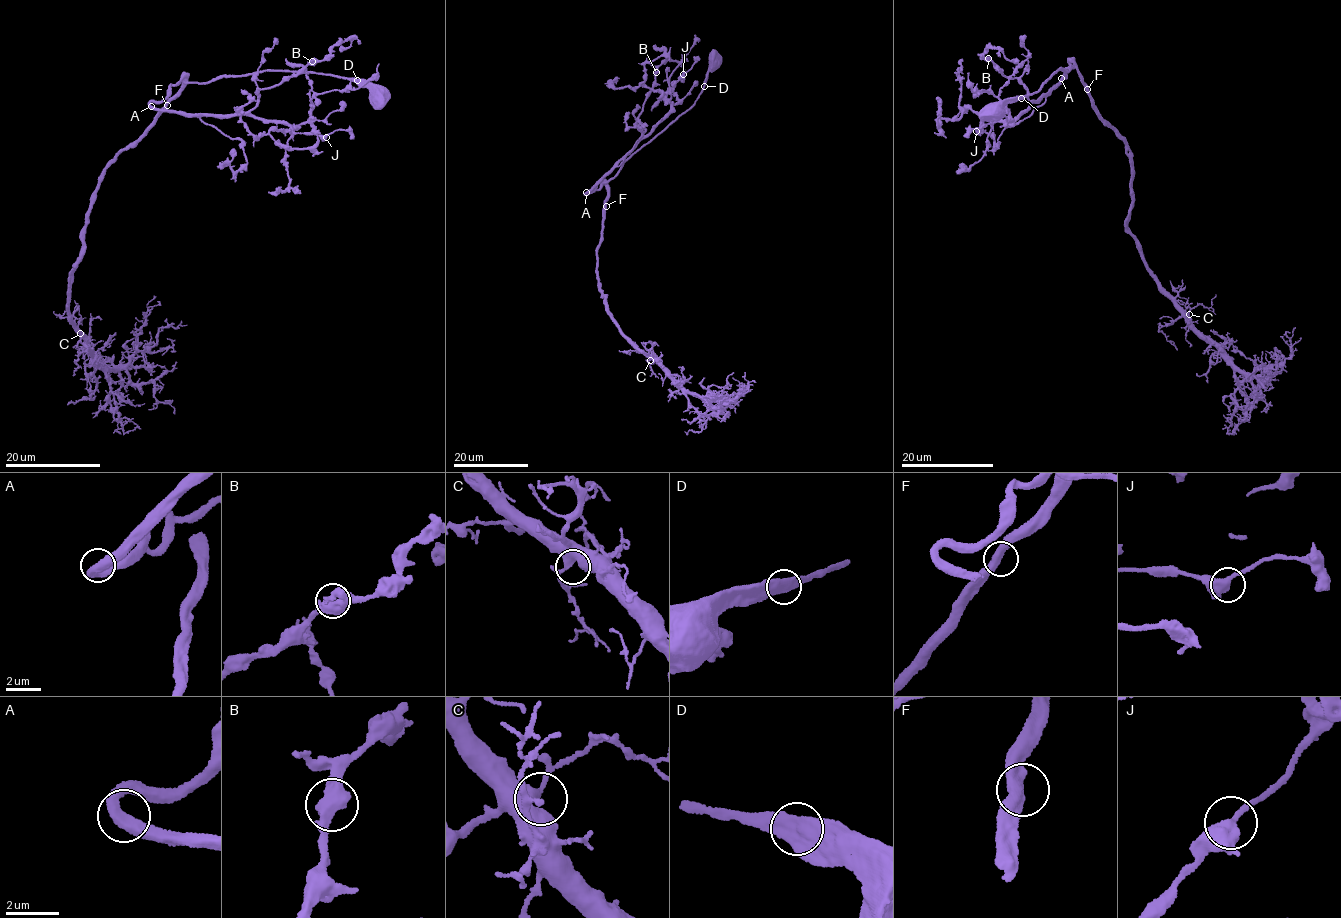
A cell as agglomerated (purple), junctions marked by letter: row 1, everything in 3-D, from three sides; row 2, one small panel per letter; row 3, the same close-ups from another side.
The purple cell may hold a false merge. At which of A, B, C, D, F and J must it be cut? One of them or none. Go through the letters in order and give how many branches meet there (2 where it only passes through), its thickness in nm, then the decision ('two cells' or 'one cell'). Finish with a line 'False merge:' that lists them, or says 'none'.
A: branches 2; calibre 460 nm; one cell
B: branches 2; calibre 550 nm; one cell
C: branches 2; calibre 440 nm; one cell
D: branches 2; calibre 480 nm; one cell
F: branches 2; calibre 480 nm; one cell
J: branches 2; calibre 500 nm; one cell
False merge: none

